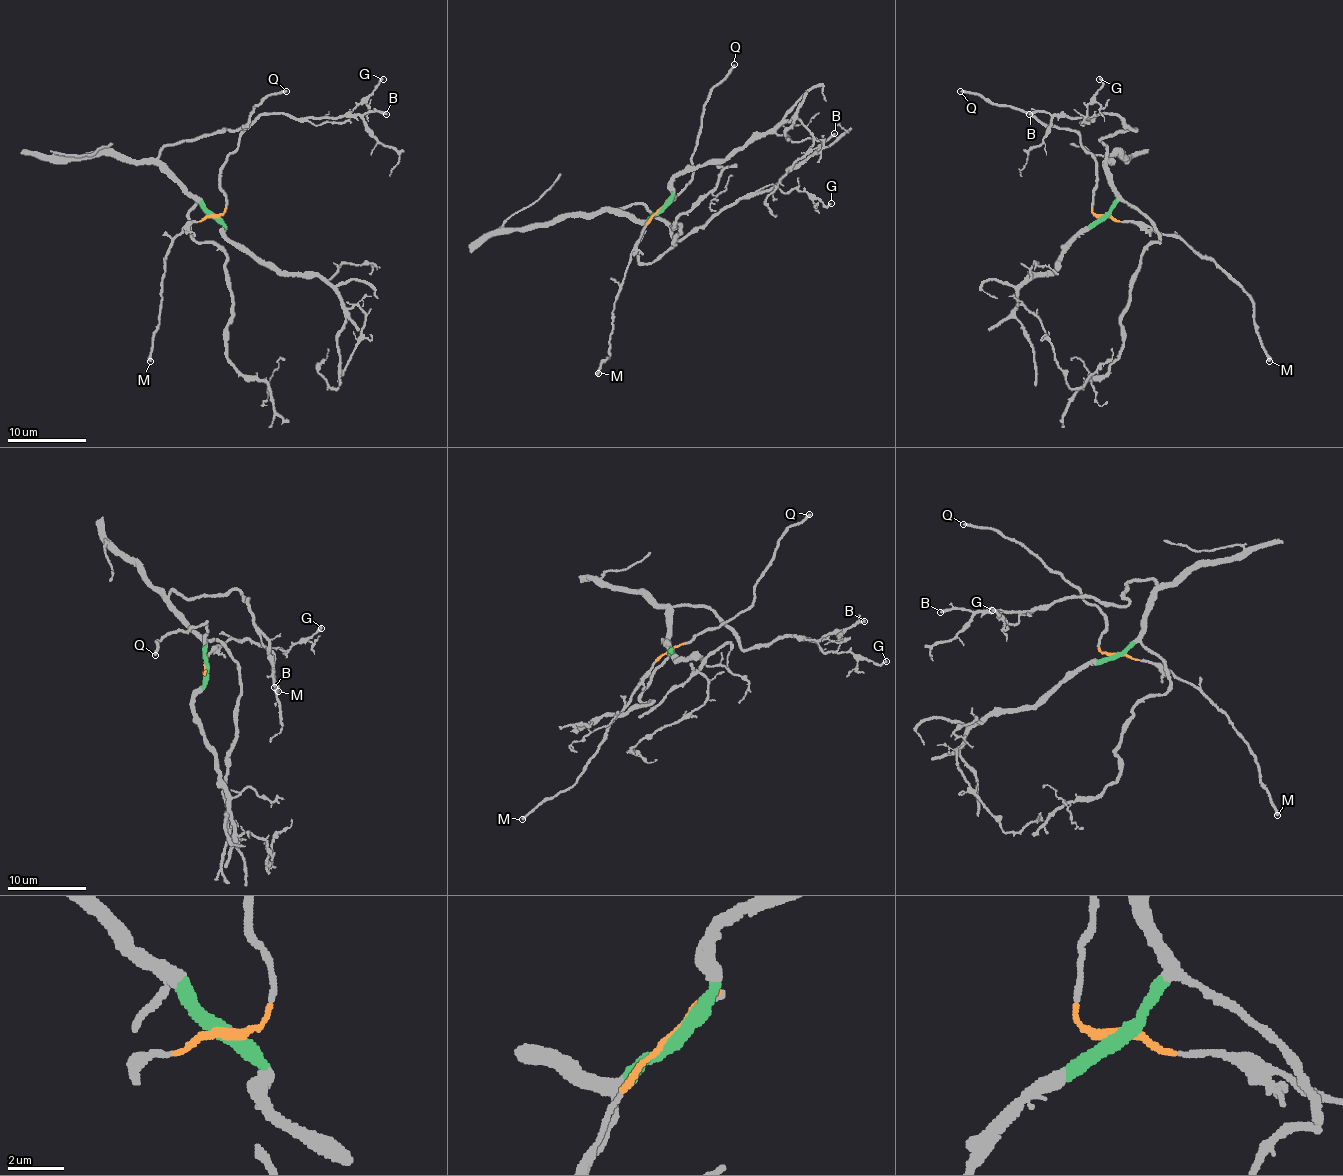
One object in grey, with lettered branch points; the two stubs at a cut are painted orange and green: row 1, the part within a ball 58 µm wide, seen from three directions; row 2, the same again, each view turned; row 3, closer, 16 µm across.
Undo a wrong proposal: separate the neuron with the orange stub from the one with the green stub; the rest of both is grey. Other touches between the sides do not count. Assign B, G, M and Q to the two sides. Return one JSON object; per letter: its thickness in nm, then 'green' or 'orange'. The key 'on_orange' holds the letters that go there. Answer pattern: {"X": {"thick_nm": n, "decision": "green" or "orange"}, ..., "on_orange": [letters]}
{"B": {"thick_nm": 240, "decision": "green"}, "G": {"thick_nm": 190, "decision": "green"}, "M": {"thick_nm": 240, "decision": "orange"}, "Q": {"thick_nm": 240, "decision": "orange"}, "on_orange": ["M", "Q"]}

